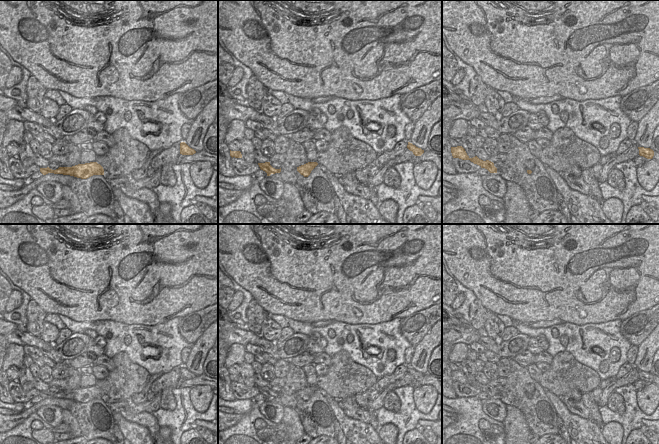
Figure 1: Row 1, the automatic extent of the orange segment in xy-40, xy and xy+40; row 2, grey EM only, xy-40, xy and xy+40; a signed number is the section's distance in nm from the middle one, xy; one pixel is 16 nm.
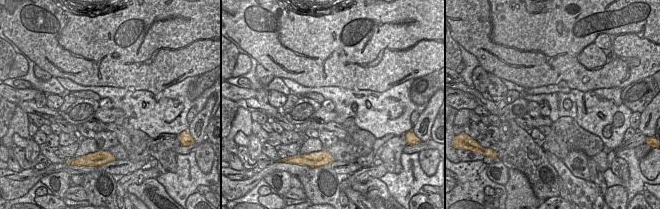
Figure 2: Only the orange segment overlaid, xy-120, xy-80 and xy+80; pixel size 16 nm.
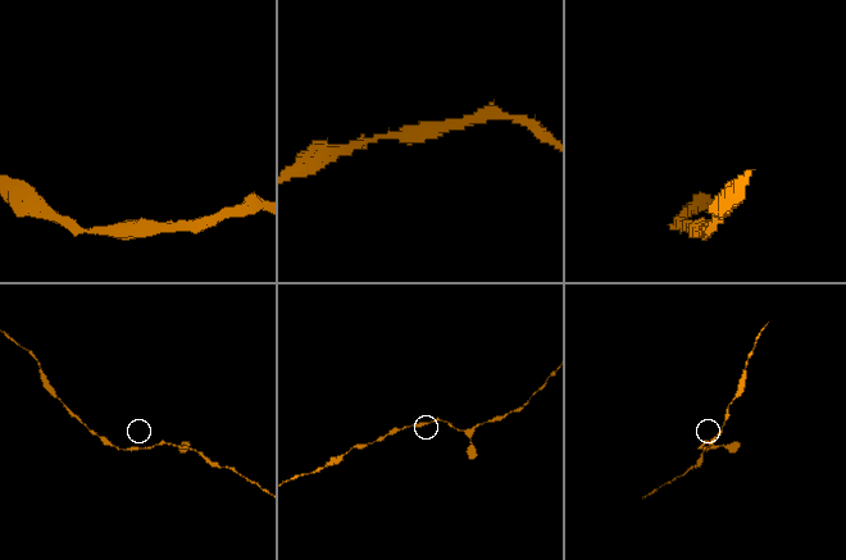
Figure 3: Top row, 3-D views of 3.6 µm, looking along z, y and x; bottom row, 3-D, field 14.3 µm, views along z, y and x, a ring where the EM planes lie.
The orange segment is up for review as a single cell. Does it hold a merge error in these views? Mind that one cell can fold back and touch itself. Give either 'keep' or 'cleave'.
keep

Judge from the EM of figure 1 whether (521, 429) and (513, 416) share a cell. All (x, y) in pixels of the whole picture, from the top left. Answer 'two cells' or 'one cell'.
one cell

